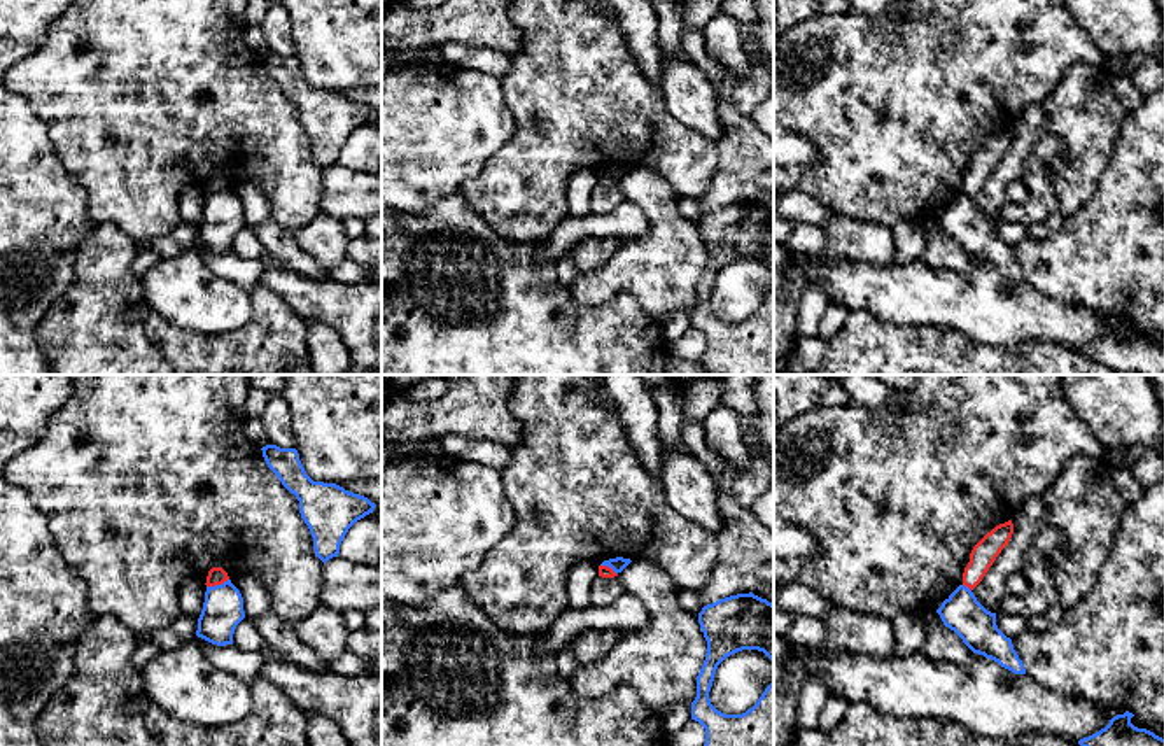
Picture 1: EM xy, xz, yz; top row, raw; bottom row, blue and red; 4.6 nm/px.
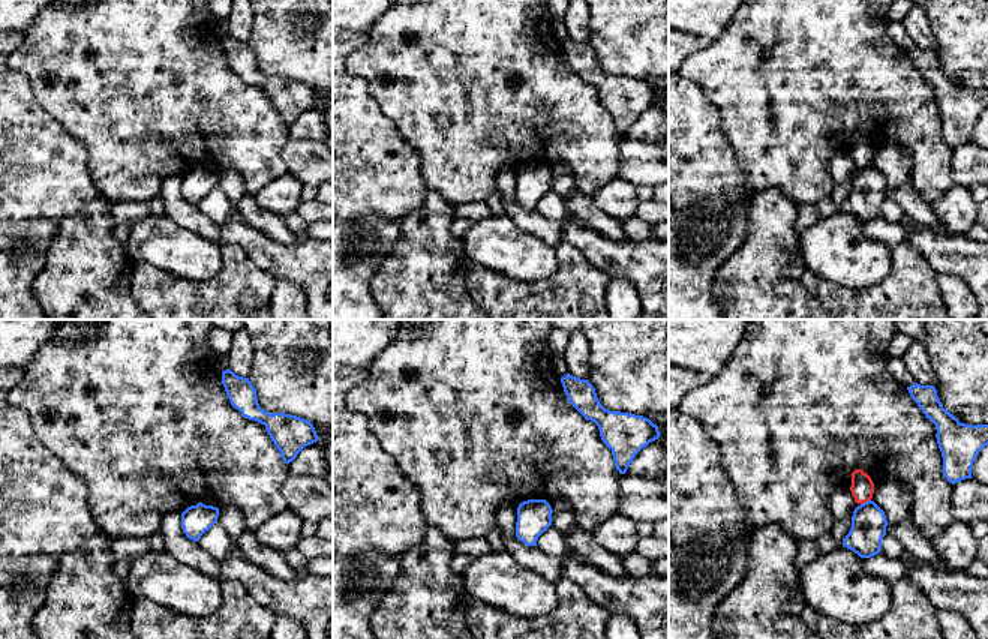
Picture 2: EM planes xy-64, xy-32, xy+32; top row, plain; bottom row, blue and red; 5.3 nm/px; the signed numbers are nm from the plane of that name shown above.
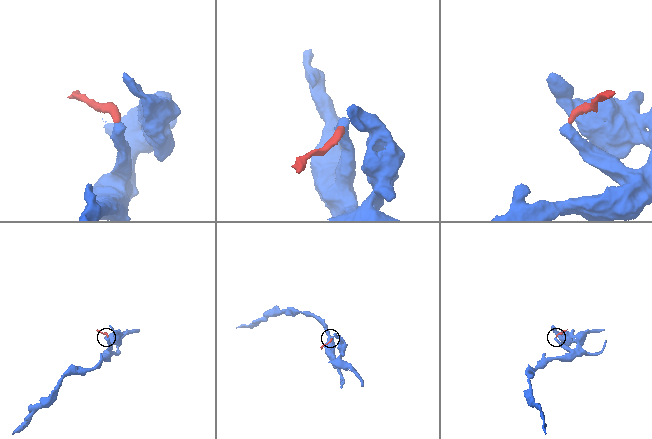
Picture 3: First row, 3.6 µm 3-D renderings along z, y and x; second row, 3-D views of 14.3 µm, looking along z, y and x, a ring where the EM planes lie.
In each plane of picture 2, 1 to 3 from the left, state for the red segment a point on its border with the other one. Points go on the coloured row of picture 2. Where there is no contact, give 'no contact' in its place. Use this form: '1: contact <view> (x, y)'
1: no contact
2: no contact
3: contact xy+32 (867, 501)

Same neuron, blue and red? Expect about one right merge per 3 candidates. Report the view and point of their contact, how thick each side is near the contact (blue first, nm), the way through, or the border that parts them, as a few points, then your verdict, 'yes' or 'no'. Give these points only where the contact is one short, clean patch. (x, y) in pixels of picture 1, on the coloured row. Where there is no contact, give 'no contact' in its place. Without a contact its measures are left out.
contact xy (217, 585); calibres 190 and 80 nm; border xy (228, 578), (207, 587); no

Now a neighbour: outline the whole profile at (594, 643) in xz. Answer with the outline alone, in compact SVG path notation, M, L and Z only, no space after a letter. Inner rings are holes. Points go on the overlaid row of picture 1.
M588 629L574 636L567 648L574 653L579 665L588 665L606 657L613 650L620 634L621 630L616 629Z

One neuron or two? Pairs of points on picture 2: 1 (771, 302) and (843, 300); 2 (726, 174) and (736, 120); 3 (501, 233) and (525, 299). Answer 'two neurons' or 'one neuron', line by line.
1: two neurons
2: two neurons
3: two neurons

